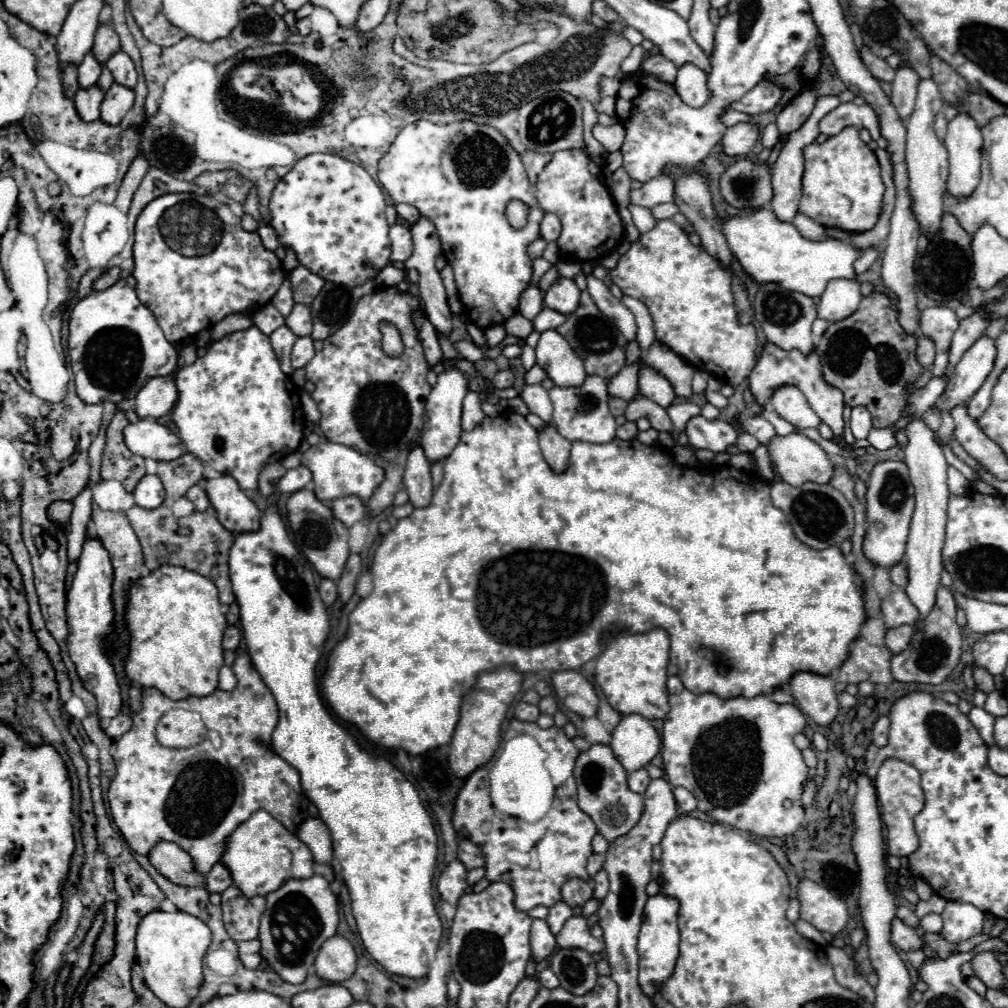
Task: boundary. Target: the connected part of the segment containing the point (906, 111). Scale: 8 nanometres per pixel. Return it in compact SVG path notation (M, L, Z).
M900 67L896 71L896 77L892 81L892 103L902 119L908 119L914 111L916 103L916 91L918 91L920 77L912 67Z

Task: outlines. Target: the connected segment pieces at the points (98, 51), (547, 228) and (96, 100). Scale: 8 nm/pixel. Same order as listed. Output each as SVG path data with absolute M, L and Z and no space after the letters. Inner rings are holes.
M100 25L98 31L96 31L96 39L94 39L94 47L92 47L92 53L96 57L98 63L106 63L116 51L120 51L120 39L114 31L112 25Z
M546 213L540 223L540 235L544 241L556 241L560 237L560 219L552 213Z
M98 87L80 89L74 97L74 107L76 107L76 113L80 115L80 119L96 121L100 117L102 99L104 99L104 91L100 91Z

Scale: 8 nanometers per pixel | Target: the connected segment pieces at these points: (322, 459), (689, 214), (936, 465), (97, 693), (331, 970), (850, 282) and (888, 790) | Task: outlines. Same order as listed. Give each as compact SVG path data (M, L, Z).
M322 439L318 445L312 445L308 451L302 453L302 465L312 471L312 483L314 483L314 495L322 501L334 501L338 497L356 495L362 501L366 501L374 489L382 483L384 471L366 455L338 443L330 443Z
M690 173L676 179L674 203L678 205L680 213L694 225L706 253L718 259L722 267L730 267L732 253L728 249L726 237L720 233L720 219L712 207L712 197L708 191L706 175Z
M912 419L906 427L908 445L904 447L904 463L910 469L910 481L916 491L916 511L912 517L912 527L906 545L906 563L908 563L908 587L906 593L910 601L918 607L920 619L924 619L936 603L936 589L940 587L942 573L942 547L946 531L946 505L948 505L948 483L946 469L948 463L940 445L934 441L934 433L926 427L922 419Z
M86 533L84 545L82 545L82 555L78 559L78 571L74 575L72 589L68 591L68 601L66 601L68 625L72 631L68 637L68 653L76 665L76 673L82 679L82 685L96 697L100 721L116 717L122 707L114 667L110 665L110 661L102 649L104 635L110 635L110 631L112 631L114 613L112 613L110 595L112 595L112 565L110 565L108 551L100 543L100 539Z
M334 935L328 939L316 957L316 975L330 983L342 983L356 971L356 951L348 939Z
M832 279L820 297L818 317L828 323L842 321L858 309L860 299L862 293L856 279Z
M886 759L874 779L878 801L882 809L882 821L886 825L886 841L890 855L896 857L908 857L918 849L918 835L914 831L914 817L924 807L924 793L920 787L920 773L916 767L898 761L898 759Z

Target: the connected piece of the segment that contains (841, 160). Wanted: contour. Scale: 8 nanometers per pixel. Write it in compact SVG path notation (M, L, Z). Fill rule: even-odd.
M844 129L826 143L804 147L804 177L800 213L816 219L824 227L836 227L850 233L870 231L880 215L884 183L874 151L860 139L858 129Z

